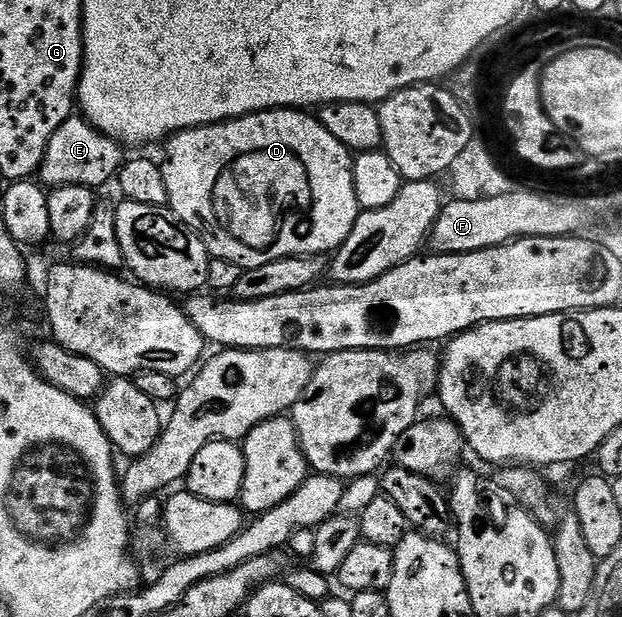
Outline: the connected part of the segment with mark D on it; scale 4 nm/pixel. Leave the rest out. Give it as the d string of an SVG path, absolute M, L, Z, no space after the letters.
M289 106L271 108L260 112L251 112L243 116L235 116L232 120L222 120L215 124L202 124L199 128L183 128L174 132L164 141L165 153L159 156L163 186L167 186L167 205L175 215L188 226L192 232L198 232L202 242L207 246L210 257L235 262L242 269L263 266L267 262L275 262L279 258L288 256L320 256L332 254L341 247L342 242L351 234L357 217L362 209L355 198L355 182L353 181L353 156L349 149L334 138L325 127L321 125L316 115L308 116L305 110L294 110Z

